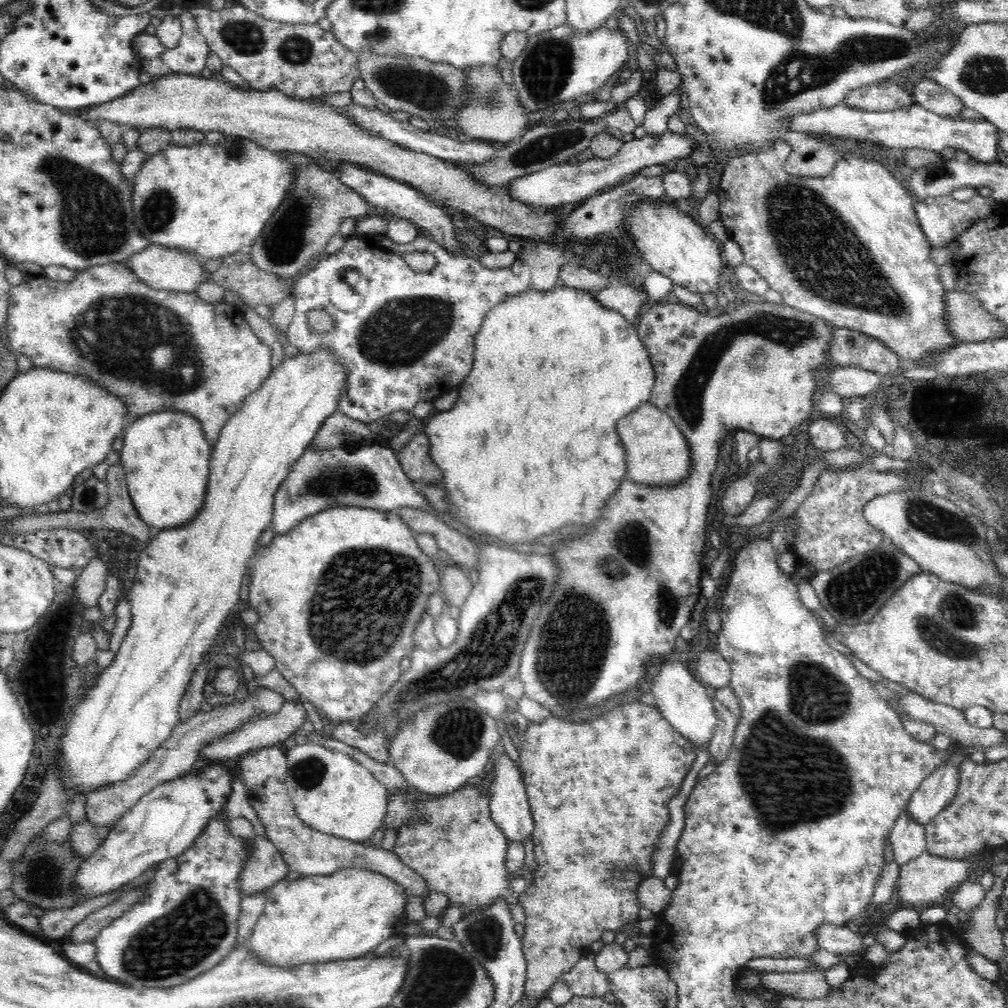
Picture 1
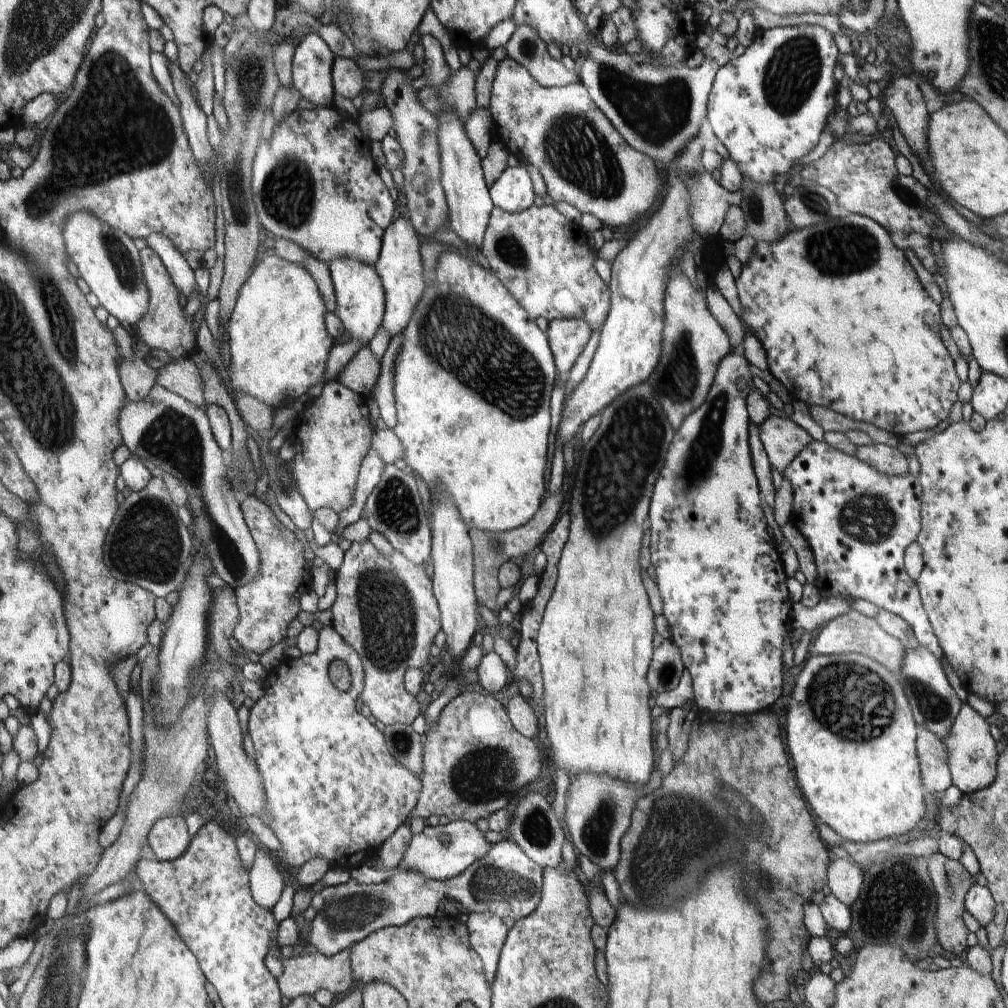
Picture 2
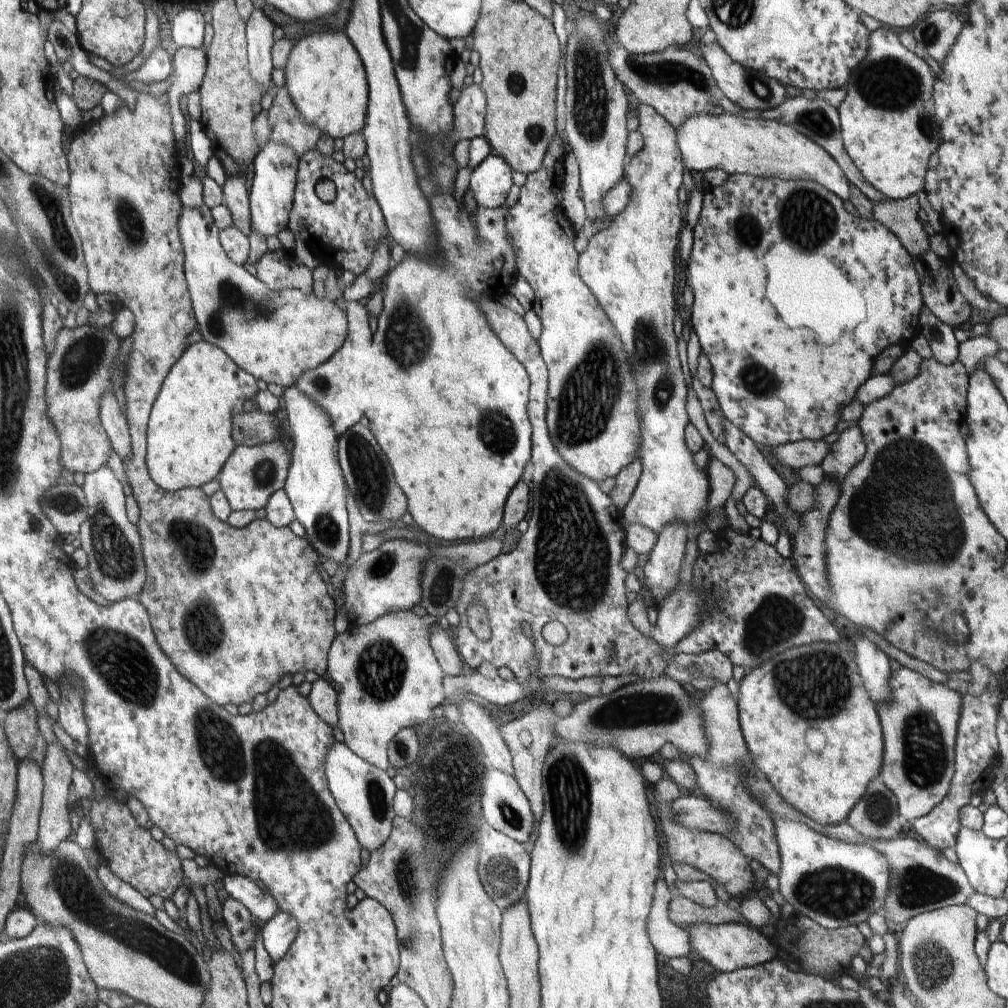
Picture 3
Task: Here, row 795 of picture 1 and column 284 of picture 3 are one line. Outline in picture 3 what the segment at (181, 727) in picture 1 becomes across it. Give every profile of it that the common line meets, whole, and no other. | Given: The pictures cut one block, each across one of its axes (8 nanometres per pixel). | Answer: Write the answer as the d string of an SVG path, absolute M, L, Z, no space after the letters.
M282 86L276 90L272 107L267 112L267 120L269 140L289 147L298 160L306 152L316 148L322 135L301 120L300 114Z

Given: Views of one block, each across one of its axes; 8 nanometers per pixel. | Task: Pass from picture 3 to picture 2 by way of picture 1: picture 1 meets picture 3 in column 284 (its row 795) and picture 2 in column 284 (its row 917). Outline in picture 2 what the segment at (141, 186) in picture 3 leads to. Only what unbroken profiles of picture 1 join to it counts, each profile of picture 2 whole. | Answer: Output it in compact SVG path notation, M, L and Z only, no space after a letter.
M250 496L240 503L241 512L260 556L259 574L247 586L235 590L238 623L234 626L234 637L246 654L264 655L276 644L288 637L290 622L299 616L301 595L311 590L312 578L306 570L303 558L304 541L285 528L273 514L271 508Z

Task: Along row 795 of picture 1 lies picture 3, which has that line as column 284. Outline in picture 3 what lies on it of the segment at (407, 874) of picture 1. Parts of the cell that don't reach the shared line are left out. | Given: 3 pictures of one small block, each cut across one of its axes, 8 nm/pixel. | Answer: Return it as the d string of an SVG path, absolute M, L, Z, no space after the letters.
M284 248L275 252L267 252L262 259L255 264L258 274L256 277L263 281L268 289L272 291L280 291L283 289L300 290L307 296L313 295L313 272L311 272L298 258L293 251Z

